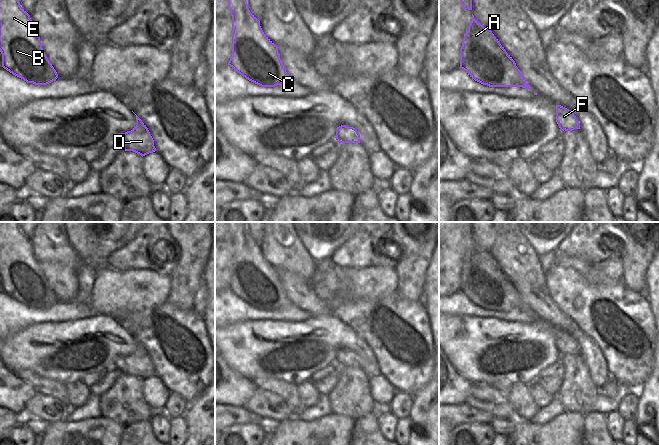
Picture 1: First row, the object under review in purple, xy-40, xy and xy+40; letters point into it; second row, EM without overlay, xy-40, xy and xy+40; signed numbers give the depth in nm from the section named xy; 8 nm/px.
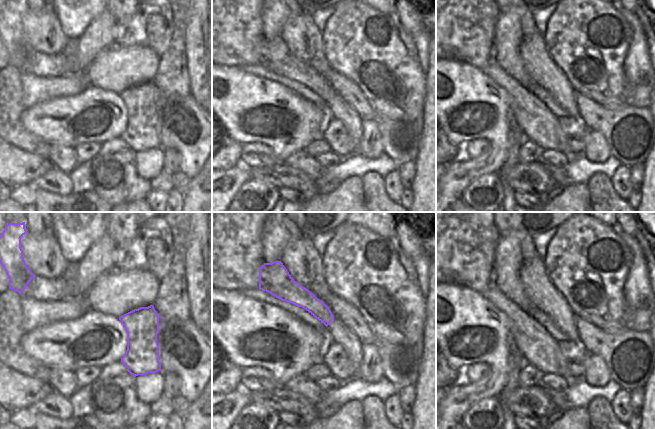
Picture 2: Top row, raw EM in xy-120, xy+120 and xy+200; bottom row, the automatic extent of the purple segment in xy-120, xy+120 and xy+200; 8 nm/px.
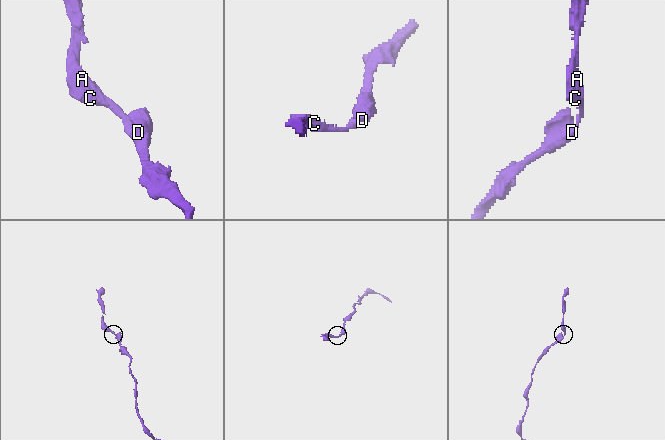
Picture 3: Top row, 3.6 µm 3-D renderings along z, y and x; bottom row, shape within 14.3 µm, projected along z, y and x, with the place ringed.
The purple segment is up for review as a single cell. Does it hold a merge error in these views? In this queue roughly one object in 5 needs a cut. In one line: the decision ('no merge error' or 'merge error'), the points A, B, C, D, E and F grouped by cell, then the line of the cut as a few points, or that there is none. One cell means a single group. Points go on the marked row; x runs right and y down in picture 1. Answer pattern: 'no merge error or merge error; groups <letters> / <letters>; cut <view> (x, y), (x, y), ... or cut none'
no merge error; groups A B C D E F; cut none

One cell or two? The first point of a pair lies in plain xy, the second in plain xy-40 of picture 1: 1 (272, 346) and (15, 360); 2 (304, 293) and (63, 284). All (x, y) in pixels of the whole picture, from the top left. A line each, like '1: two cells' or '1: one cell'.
1: one cell
2: one cell

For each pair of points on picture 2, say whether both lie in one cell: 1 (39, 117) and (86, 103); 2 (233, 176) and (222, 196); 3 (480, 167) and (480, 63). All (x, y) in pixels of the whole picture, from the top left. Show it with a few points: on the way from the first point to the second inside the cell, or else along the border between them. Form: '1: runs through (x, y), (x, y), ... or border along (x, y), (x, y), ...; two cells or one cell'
1: runs through (51, 116), (74, 115); one cell
2: runs through (228, 181), (222, 187), (222, 191); one cell
3: border along (458, 60), (469, 63), (481, 70); two cells

